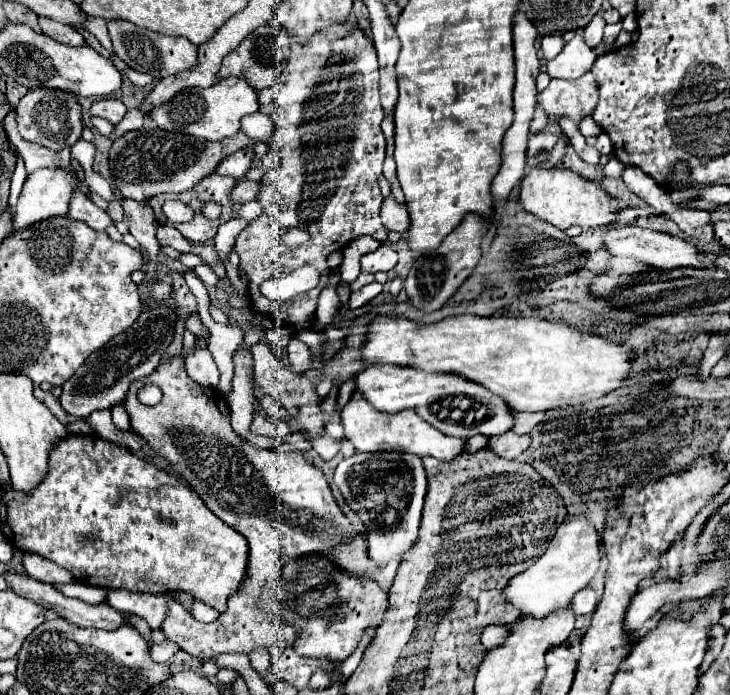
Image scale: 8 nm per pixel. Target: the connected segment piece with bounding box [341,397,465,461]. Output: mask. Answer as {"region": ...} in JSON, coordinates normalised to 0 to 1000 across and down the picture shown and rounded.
{"region":[[[481,571],[478,580],[467,591],[467,612],[473,620],[473,632],[478,632],[489,649],[497,652],[516,652],[516,649],[544,649],[544,652],[566,652],[571,658],[590,655],[601,663],[615,663],[626,658],[626,652],[634,652],[634,632],[607,626],[604,620],[593,617],[590,612],[582,612],[571,594],[549,591],[544,597],[516,594],[516,588],[500,583],[495,571]]]}

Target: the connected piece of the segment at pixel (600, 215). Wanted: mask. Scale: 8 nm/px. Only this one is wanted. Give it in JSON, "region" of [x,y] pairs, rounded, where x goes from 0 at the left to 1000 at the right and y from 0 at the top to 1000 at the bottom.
{"region":[[[727,243],[725,252],[719,252],[719,258],[714,260],[708,289],[722,306],[774,332],[782,324],[793,324],[799,329],[840,324],[842,298],[834,295],[834,286],[837,281],[821,263],[804,260],[779,243]]]}

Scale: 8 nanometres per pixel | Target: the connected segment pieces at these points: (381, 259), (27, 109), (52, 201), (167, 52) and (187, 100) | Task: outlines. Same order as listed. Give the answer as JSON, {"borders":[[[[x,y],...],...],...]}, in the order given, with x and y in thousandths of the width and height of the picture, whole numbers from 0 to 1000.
{"borders":[[[[519,353],[516,361],[503,364],[495,370],[495,390],[533,390],[538,387],[544,378],[544,364],[538,361],[538,355],[533,353]]],[[[42,128],[34,134],[21,154],[23,160],[23,177],[26,191],[37,203],[56,206],[67,212],[70,217],[84,217],[92,209],[100,209],[114,188],[114,168],[111,168],[111,148],[100,134],[84,131],[84,128]]],[[[62,240],[62,243],[51,243],[42,252],[37,252],[32,275],[26,281],[26,292],[23,292],[23,312],[18,321],[18,332],[23,329],[34,329],[62,312],[81,312],[81,309],[92,309],[95,304],[95,289],[100,275],[105,272],[108,255],[105,249],[95,246],[95,243],[84,243],[84,240]]],[[[168,27],[147,30],[147,42],[149,42],[149,53],[155,59],[155,71],[163,79],[163,85],[168,85],[179,99],[204,105],[212,114],[242,108],[253,99],[262,99],[270,91],[270,65],[259,62],[259,56],[221,50],[221,47],[188,39]]],[[[311,111],[281,128],[264,125],[245,131],[229,148],[210,154],[204,168],[218,186],[226,188],[242,188],[284,203],[305,203],[308,197],[319,197],[327,188],[330,168],[344,165],[352,157],[352,134],[338,122],[338,117],[330,117],[327,111]]]]}

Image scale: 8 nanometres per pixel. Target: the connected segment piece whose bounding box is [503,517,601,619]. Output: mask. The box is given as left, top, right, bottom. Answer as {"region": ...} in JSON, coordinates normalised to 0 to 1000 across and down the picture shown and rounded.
{"region":[[[785,747],[768,755],[749,784],[749,796],[744,796],[725,819],[708,824],[689,845],[689,859],[697,871],[703,871],[716,888],[747,891],[758,882],[771,879],[790,850],[807,842],[812,827],[821,822],[821,770],[815,758],[804,747]]]}

